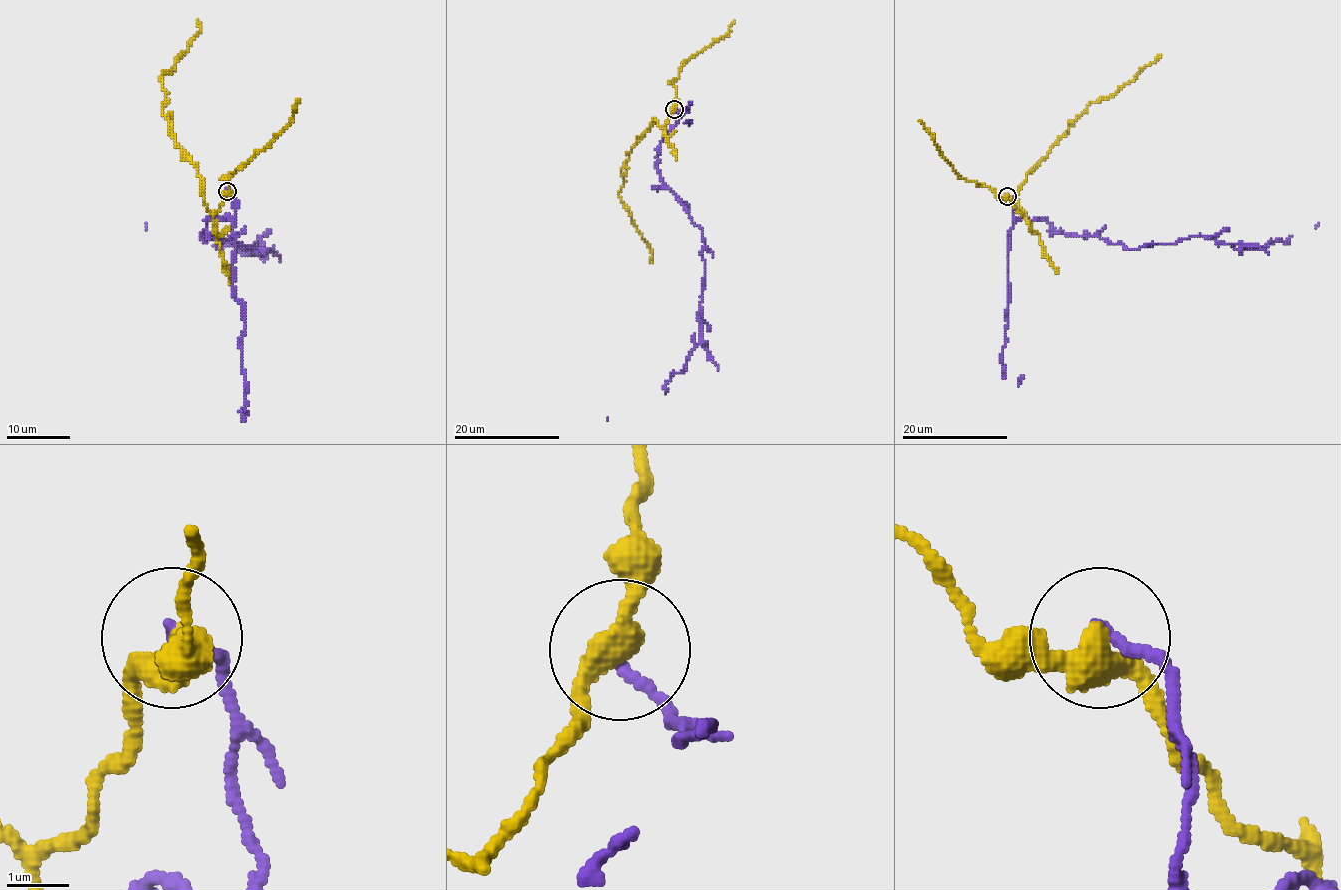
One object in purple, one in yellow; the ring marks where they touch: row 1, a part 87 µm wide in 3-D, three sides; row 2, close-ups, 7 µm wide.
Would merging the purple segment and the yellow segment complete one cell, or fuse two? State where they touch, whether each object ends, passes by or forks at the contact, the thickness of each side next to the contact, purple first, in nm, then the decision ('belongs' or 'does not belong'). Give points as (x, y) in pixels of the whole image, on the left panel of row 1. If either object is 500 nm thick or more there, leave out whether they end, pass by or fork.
(227, 191) | purple ends | yellow passes by | 190/400 nm | does not belong

